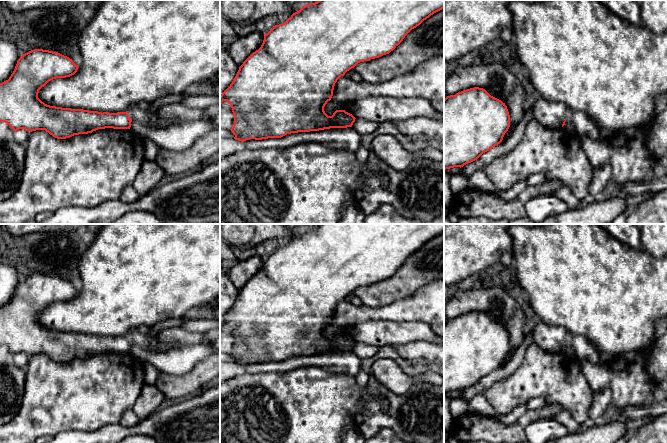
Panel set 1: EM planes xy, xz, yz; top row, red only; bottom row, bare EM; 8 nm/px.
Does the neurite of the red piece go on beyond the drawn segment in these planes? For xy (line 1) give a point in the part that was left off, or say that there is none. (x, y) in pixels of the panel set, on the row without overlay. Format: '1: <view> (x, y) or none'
1: none

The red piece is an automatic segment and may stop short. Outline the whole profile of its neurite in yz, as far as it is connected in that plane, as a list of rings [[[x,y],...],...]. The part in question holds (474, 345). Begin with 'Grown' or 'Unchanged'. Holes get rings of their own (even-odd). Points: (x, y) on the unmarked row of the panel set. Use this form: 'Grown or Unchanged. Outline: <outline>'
Unchanged. Outline: [[[474,311],[444,323],[444,394],[477,384],[503,364],[510,351],[505,327]]]

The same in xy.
Unchanged. Outline: [[[34,273],[23,278],[18,283],[15,293],[9,303],[0,307],[0,346],[7,347],[14,355],[19,353],[25,353],[28,356],[45,354],[57,363],[66,363],[74,359],[88,358],[98,353],[105,352],[130,353],[132,344],[127,336],[102,337],[83,333],[62,332],[47,329],[38,322],[39,314],[49,305],[56,302],[70,301],[77,296],[78,292],[79,290],[76,289],[72,283],[58,276]]]

